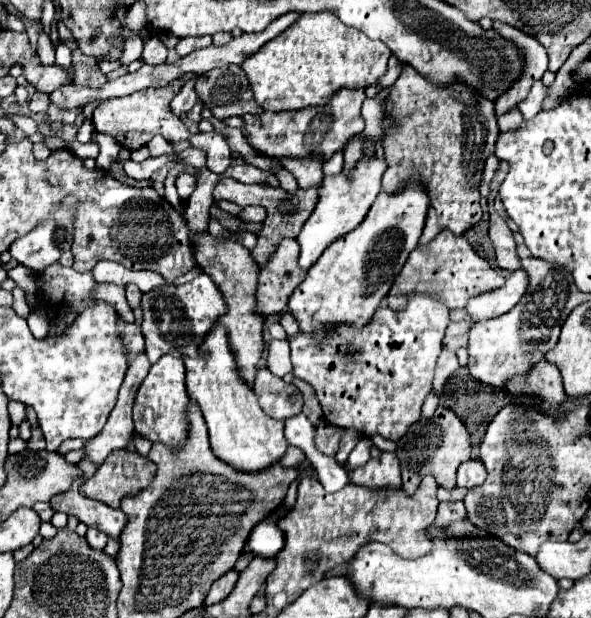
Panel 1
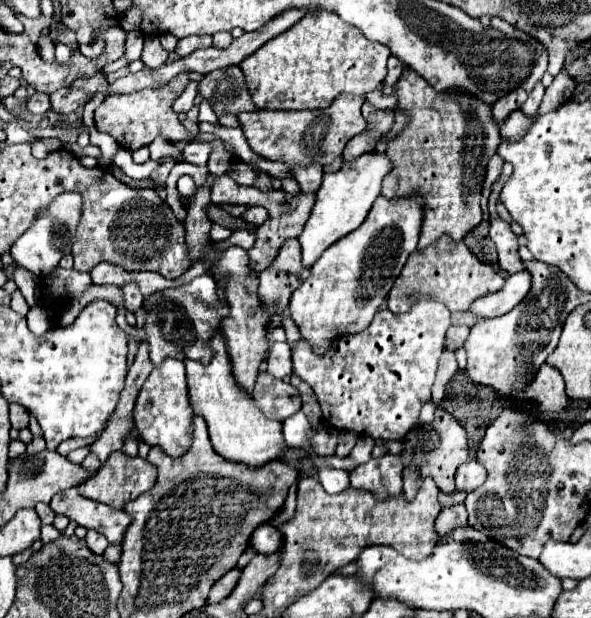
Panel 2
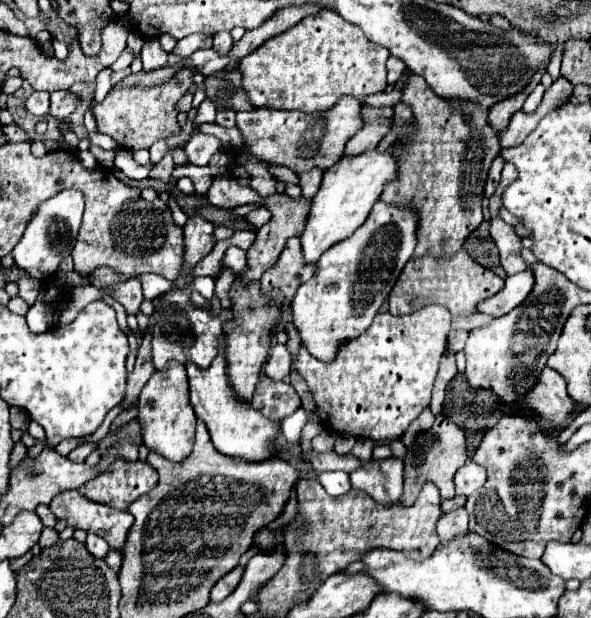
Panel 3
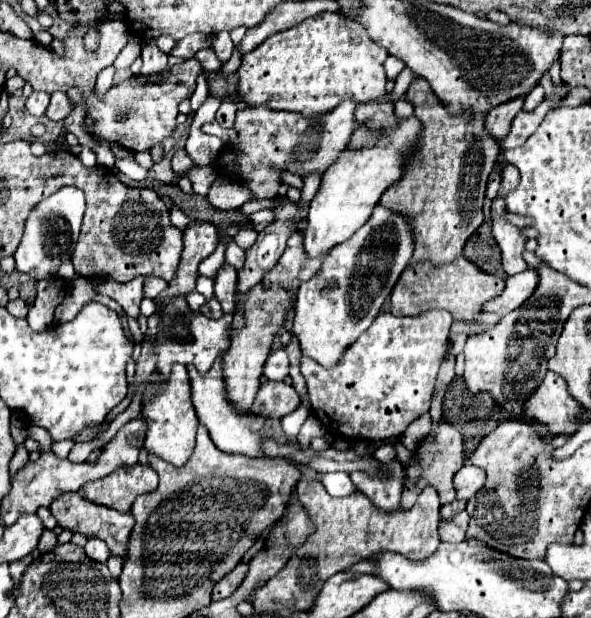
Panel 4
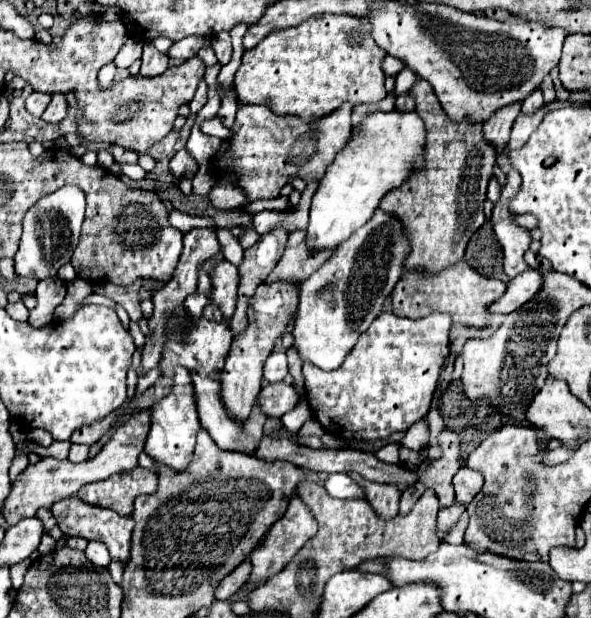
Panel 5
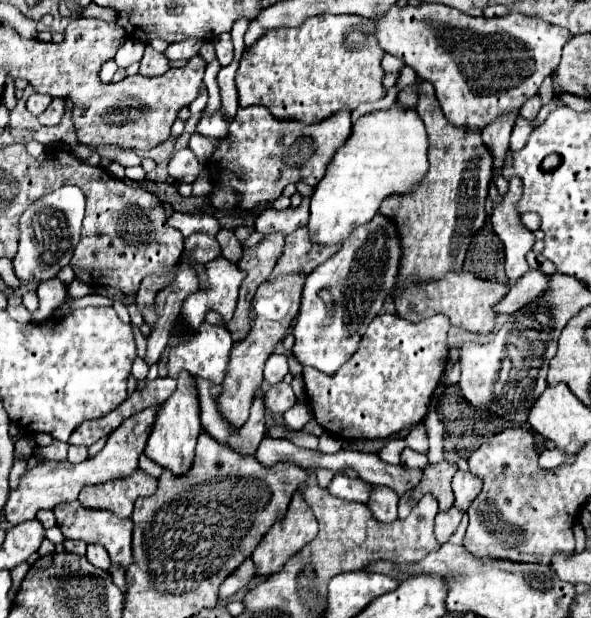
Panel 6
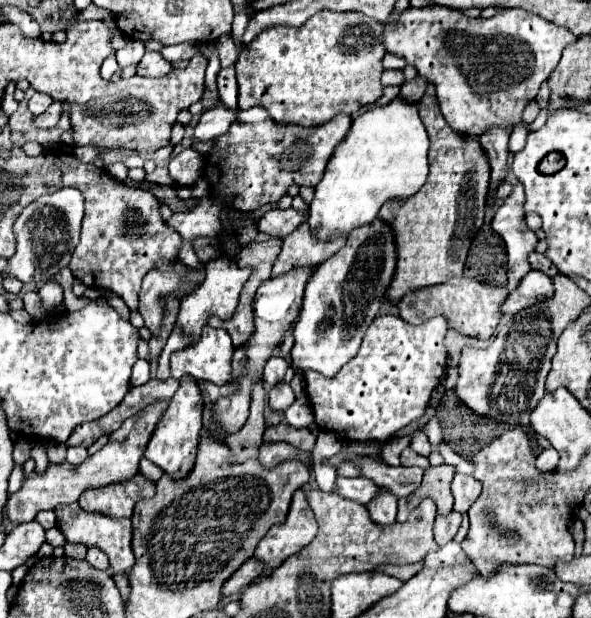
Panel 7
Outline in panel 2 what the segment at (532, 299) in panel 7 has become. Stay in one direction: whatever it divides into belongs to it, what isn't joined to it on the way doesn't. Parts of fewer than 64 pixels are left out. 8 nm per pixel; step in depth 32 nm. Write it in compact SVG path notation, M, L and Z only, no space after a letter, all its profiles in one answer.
M522 270L518 274L510 274L506 278L506 284L504 284L502 290L494 292L494 294L488 294L486 298L478 298L478 302L474 302L470 312L478 314L478 316L486 316L486 318L502 316L524 300L530 286L532 286L530 272Z

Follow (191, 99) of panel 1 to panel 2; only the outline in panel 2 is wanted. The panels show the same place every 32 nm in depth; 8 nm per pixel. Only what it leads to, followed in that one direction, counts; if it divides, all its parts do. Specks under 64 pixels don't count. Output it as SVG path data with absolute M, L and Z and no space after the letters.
M190 82L188 88L184 90L184 94L174 102L174 110L180 114L180 112L188 112L192 106L194 106L194 98L198 94L198 84L196 82Z

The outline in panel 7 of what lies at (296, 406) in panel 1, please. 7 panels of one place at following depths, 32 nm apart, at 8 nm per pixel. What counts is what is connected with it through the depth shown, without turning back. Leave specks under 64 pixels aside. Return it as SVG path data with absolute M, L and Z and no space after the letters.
M278 382L276 386L270 390L270 408L274 410L274 412L284 412L292 402L294 402L294 392L292 392L292 388L290 388L290 384L286 384L286 382Z

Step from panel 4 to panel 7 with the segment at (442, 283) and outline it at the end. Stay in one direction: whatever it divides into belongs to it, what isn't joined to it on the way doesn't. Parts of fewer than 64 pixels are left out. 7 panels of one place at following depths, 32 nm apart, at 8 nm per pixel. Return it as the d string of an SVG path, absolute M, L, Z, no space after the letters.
M462 276L462 278L450 278L450 282L442 286L430 286L428 290L410 292L402 302L398 302L398 310L400 318L410 324L422 324L428 318L444 316L448 326L454 328L456 332L478 340L488 340L494 334L494 328L498 326L500 318L504 316L500 306L506 302L506 298L508 298L506 288L486 286L472 278Z

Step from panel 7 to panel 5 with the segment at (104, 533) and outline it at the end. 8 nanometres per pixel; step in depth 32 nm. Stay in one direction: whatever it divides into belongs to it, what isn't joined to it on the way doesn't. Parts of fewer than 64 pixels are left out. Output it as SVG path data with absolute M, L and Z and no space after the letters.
M66 498L58 504L54 504L52 514L58 520L60 530L66 536L84 538L84 540L100 540L106 544L112 560L118 560L122 564L126 564L130 560L130 536L132 536L132 528L134 528L132 516L120 516L120 514L114 514L112 510L106 510L106 508L86 506L80 498Z

